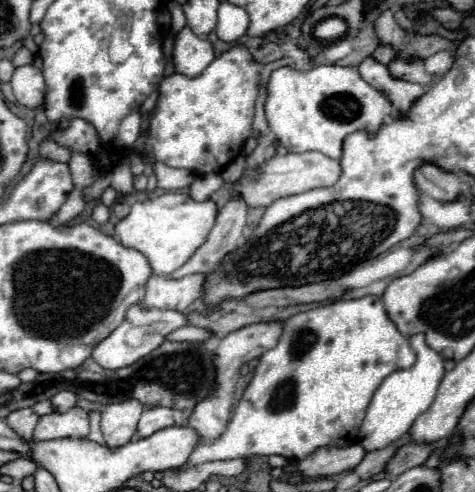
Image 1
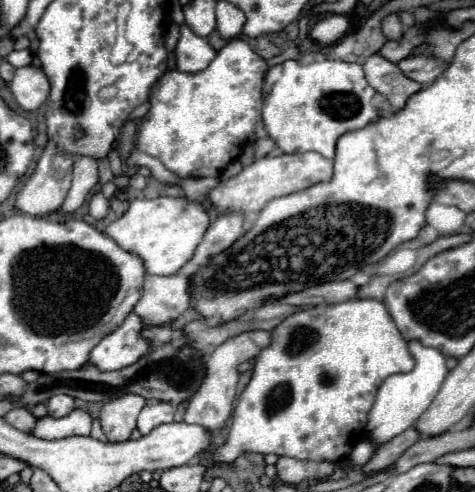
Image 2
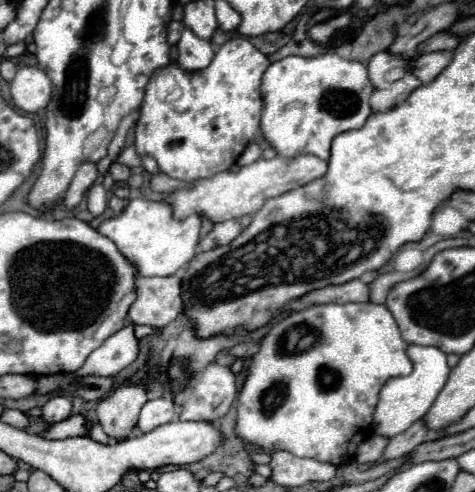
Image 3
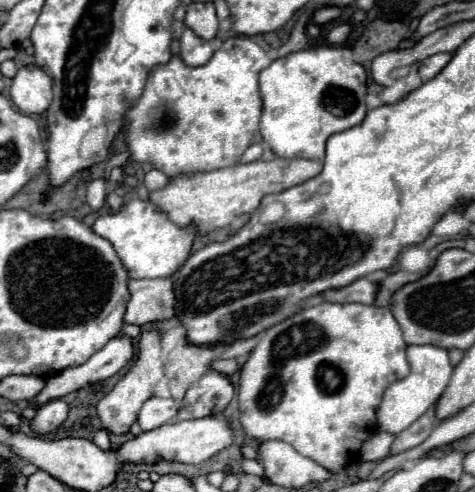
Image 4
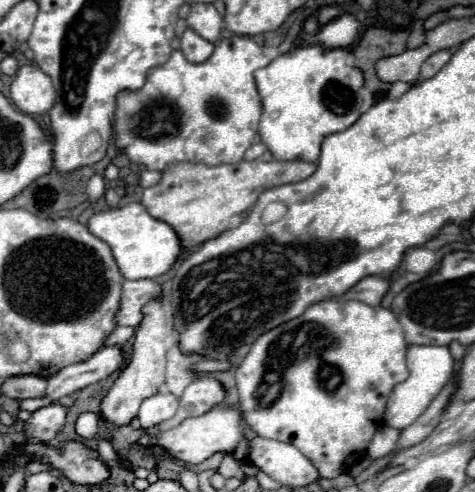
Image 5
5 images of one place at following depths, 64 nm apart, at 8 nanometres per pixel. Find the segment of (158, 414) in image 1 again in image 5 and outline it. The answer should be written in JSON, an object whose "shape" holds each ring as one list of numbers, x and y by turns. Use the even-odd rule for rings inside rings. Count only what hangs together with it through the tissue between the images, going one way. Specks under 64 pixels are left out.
{"shape":[[154,394,142,402,138,420,142,428,152,428,168,418,172,418,178,410,178,398,174,394]]}

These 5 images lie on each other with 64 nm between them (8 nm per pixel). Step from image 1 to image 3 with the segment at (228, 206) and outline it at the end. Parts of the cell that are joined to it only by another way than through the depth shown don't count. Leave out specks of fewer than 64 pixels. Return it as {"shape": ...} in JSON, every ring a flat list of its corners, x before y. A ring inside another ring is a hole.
{"shape":[[230,220,230,222,224,222,224,224,216,224,216,226,204,236,204,240,198,244,198,252,206,252,206,250,212,250,212,248,216,248,216,246,226,246,226,244,230,244,240,232,242,232,242,226,240,226,236,220]]}

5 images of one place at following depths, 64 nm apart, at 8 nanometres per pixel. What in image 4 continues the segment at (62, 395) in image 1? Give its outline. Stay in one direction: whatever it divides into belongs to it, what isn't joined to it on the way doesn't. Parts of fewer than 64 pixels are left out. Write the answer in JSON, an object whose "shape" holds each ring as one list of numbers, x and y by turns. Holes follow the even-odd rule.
{"shape":[[50,400,48,404,36,410,36,416,30,420,30,428,38,434,56,432,68,416,68,404,62,400]]}

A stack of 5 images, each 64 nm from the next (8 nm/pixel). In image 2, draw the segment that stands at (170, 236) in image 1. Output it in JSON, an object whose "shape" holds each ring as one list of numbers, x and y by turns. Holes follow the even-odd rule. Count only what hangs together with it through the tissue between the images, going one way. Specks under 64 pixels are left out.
{"shape":[[160,196,156,200,134,200,130,208,114,222,110,222,104,230,120,248,126,252,134,252,144,260,146,274,170,276,176,274,192,256,196,246,200,244,204,232,208,230,208,212,198,206,190,204,186,198,170,198]]}

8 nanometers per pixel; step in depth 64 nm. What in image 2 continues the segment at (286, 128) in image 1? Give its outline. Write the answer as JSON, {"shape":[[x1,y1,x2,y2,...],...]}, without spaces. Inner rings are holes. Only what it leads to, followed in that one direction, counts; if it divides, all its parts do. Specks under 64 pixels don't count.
{"shape":[[328,58,312,64,286,60,266,72,262,120,268,136,284,154,312,150,324,158,334,158,336,140,342,134,360,130,380,118,372,106,372,94,374,90,364,78,362,64]]}

